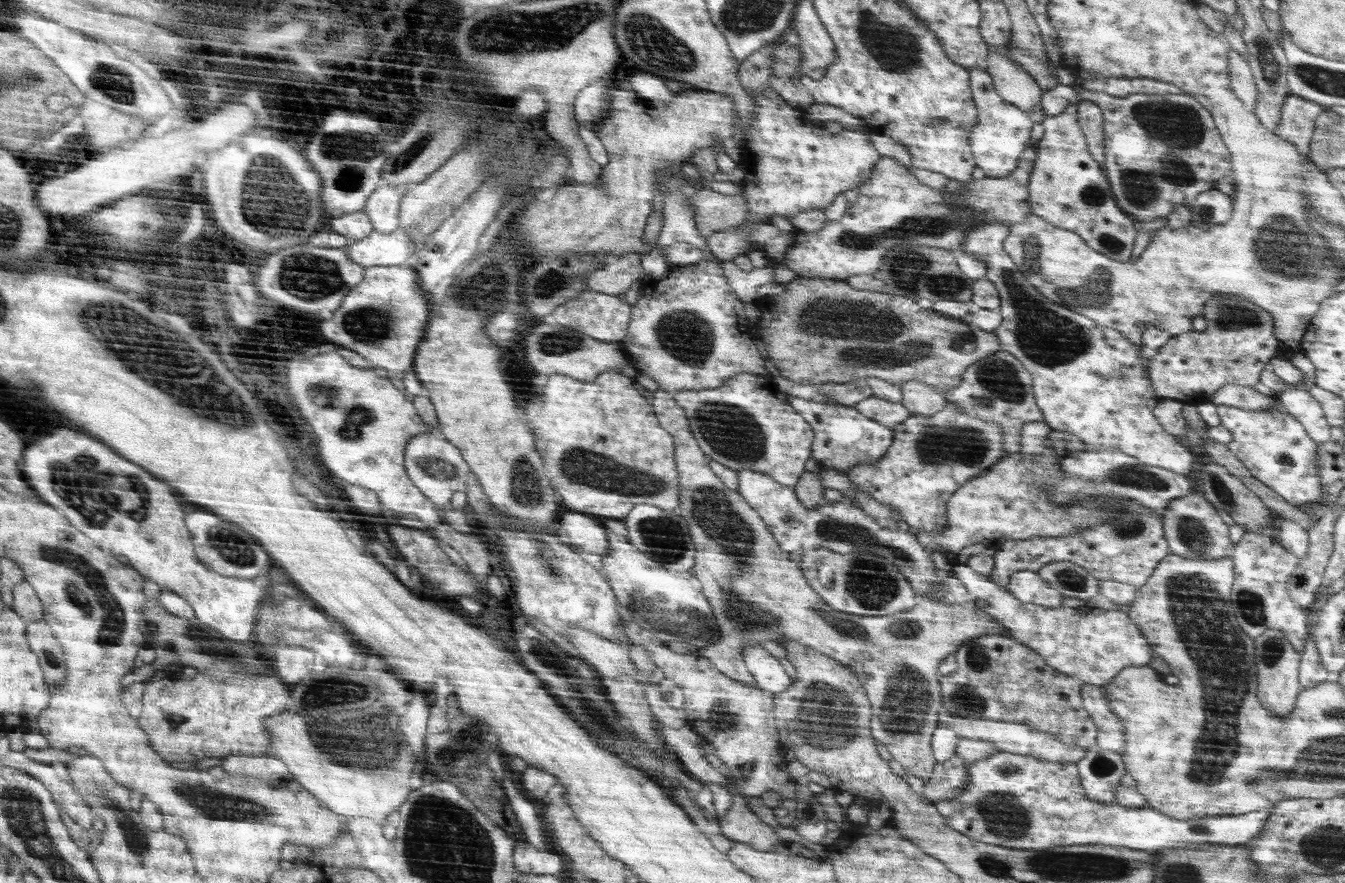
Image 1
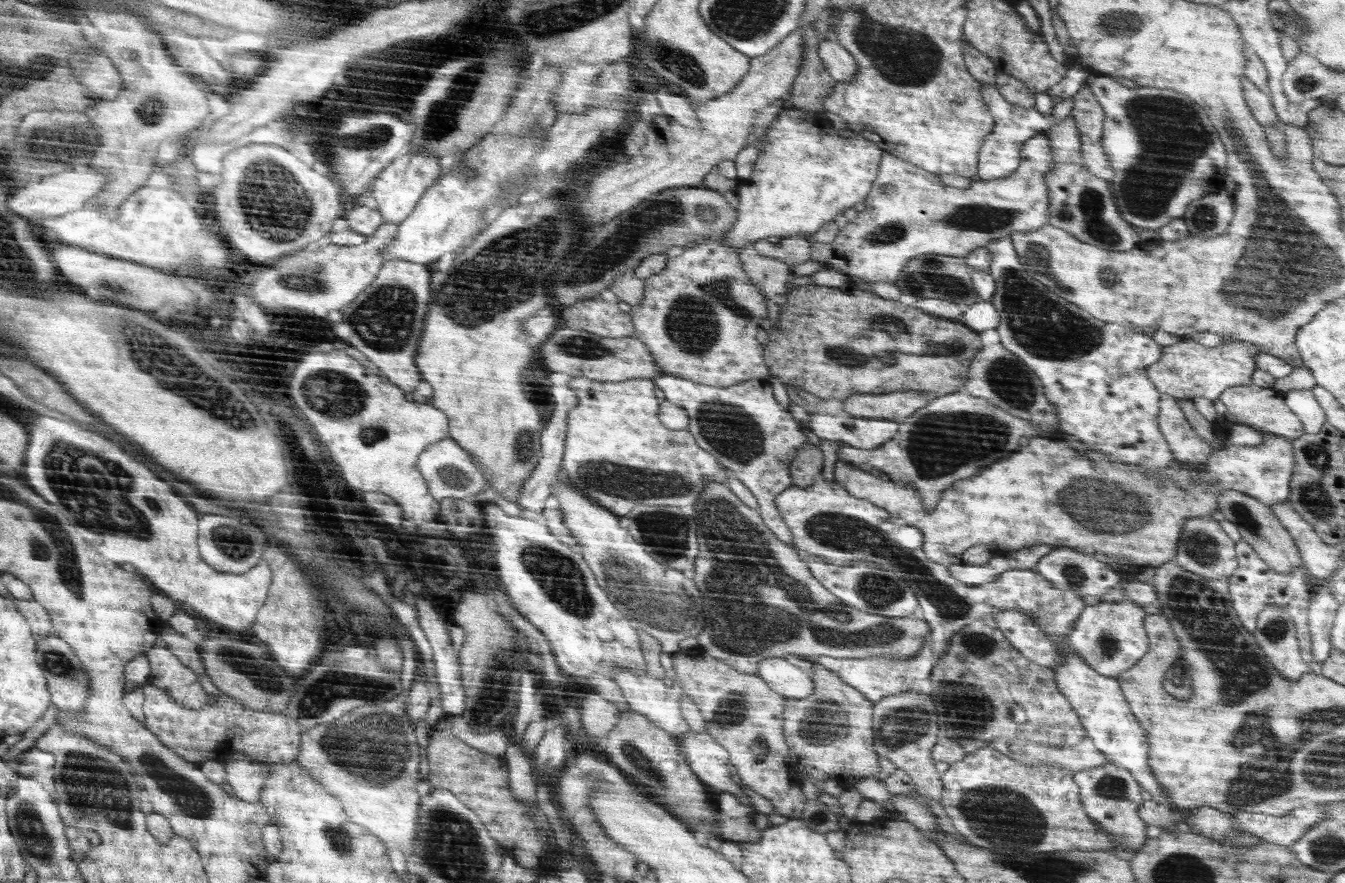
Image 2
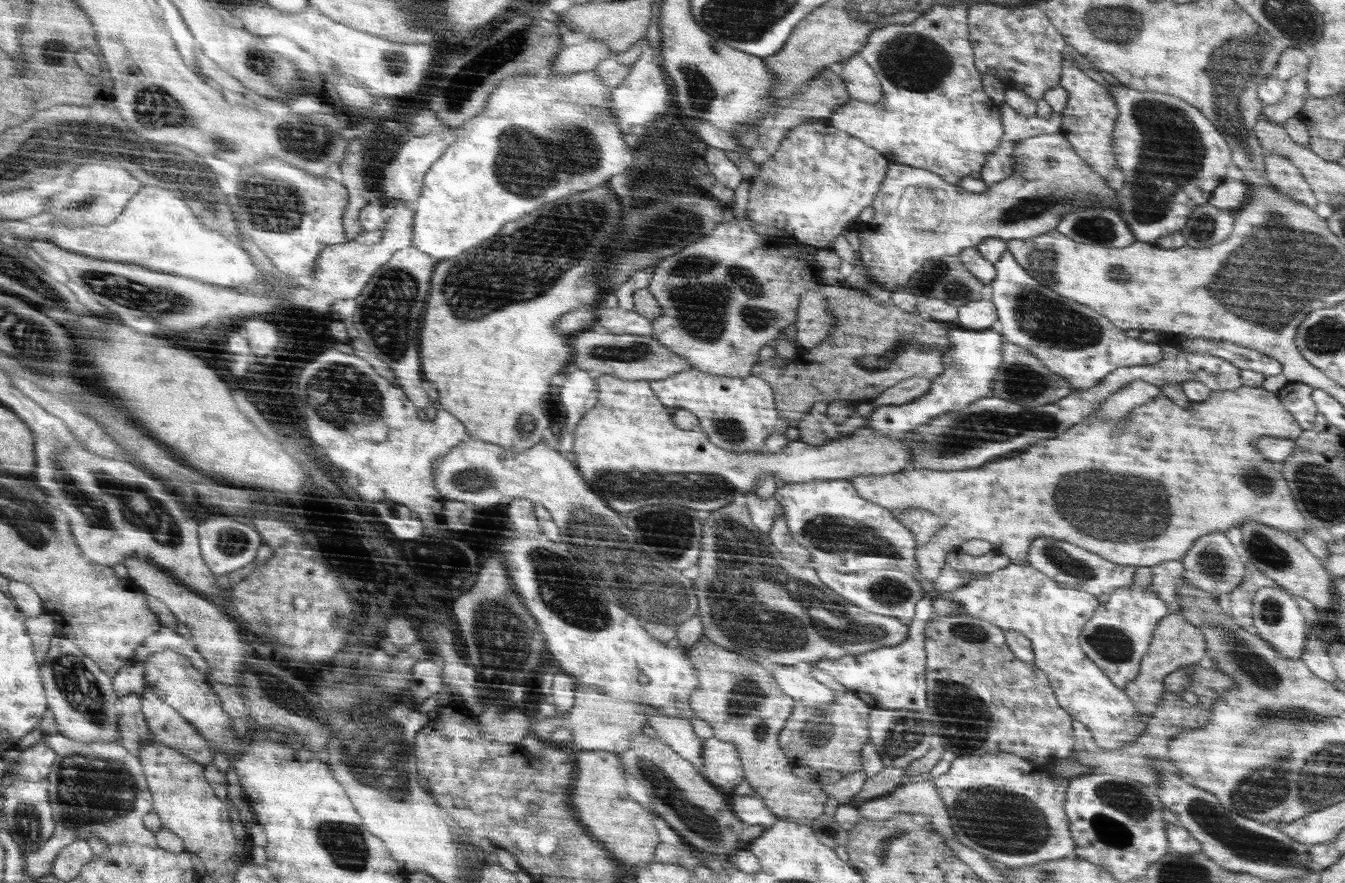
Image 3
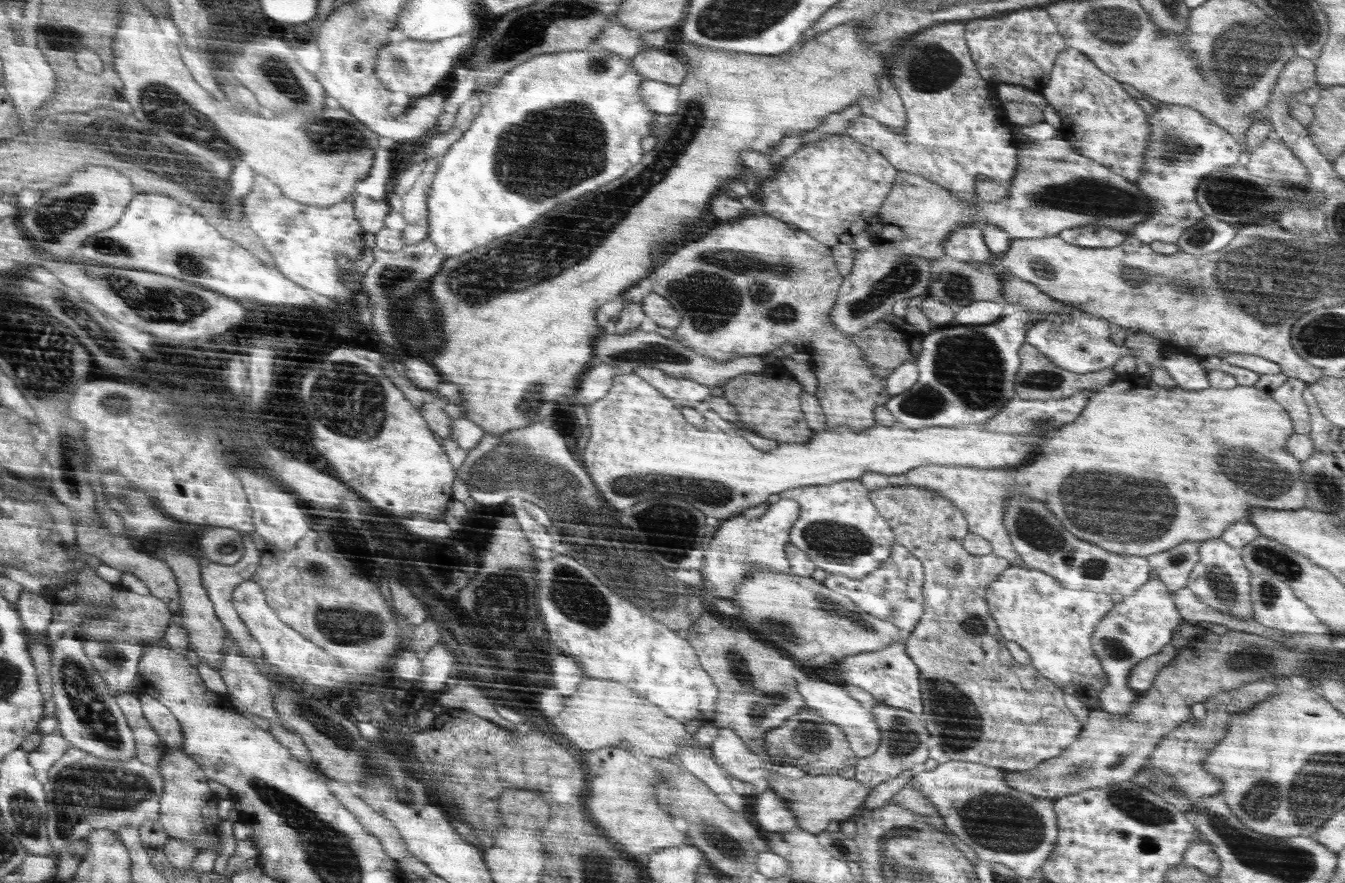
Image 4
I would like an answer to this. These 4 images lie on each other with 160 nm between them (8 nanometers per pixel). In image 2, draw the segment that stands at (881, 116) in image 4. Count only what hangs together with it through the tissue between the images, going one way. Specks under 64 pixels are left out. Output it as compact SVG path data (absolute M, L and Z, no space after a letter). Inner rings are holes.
M831 38L819 39L817 51L819 52L820 62L824 64L826 72L834 78L837 83L852 83L856 79L856 73L858 73L858 64L856 64L855 58L836 40Z

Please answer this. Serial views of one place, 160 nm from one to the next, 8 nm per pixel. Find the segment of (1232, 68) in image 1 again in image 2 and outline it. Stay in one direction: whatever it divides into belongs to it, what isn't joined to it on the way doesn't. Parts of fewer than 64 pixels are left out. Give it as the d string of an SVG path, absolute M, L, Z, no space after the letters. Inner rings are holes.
M1244 78L1243 95L1256 122L1265 127L1265 130L1266 126L1276 126L1280 123L1268 91L1258 88Z

